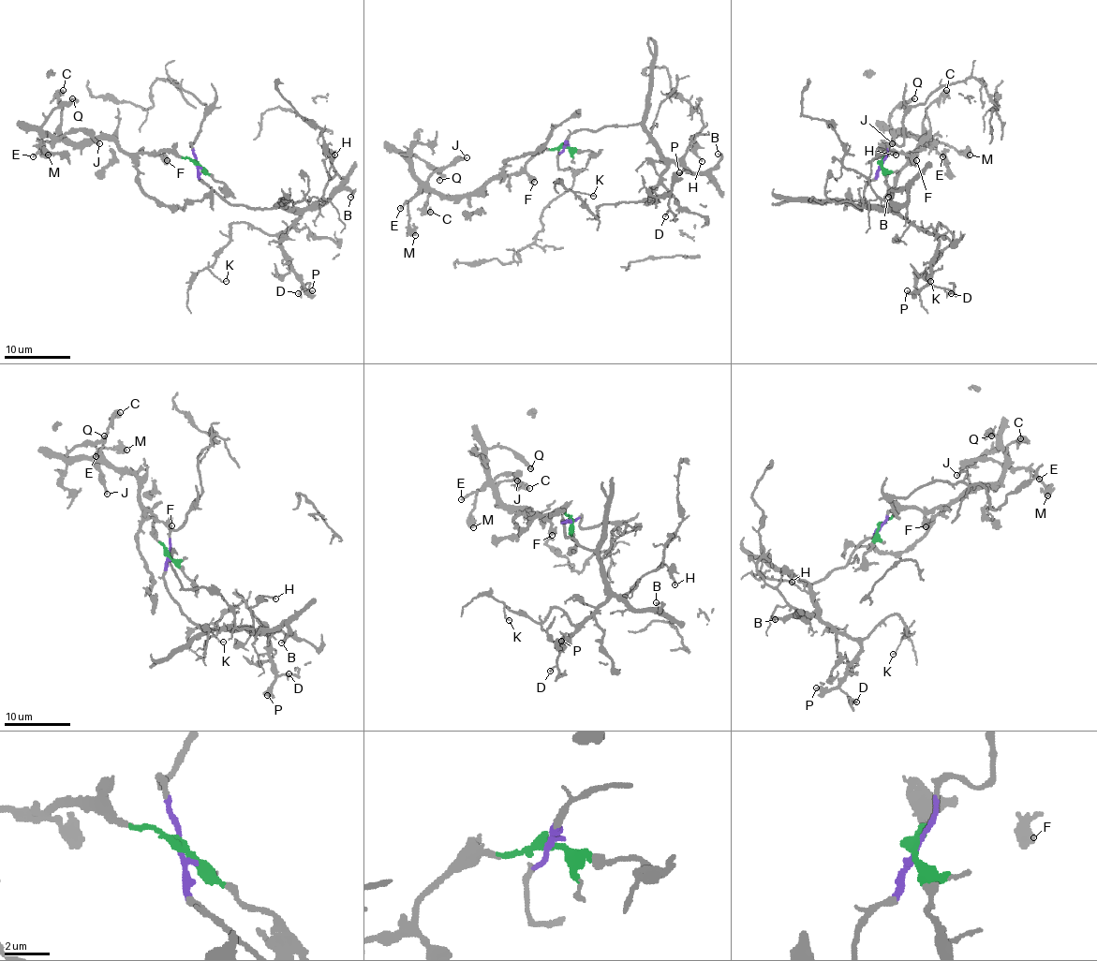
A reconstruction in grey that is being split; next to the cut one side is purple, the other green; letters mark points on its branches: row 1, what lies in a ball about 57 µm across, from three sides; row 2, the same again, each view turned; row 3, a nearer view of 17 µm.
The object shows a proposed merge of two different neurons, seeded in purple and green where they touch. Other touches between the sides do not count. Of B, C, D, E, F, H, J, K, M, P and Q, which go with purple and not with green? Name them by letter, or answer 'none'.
B, D, H, K, P

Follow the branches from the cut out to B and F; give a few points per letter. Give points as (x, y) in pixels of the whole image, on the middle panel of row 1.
B: (564, 147), (570, 134), (582, 129), (640, 125), (664, 157), (692, 172), (711, 170), (722, 155), (718, 154)
F: (564, 147), (541, 151), (527, 162), (526, 173), (534, 182)

